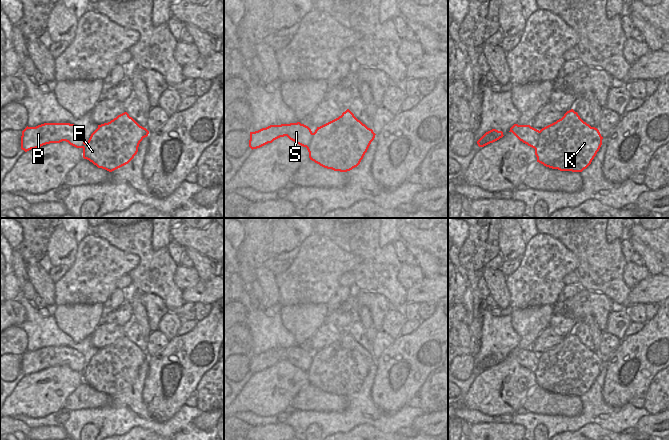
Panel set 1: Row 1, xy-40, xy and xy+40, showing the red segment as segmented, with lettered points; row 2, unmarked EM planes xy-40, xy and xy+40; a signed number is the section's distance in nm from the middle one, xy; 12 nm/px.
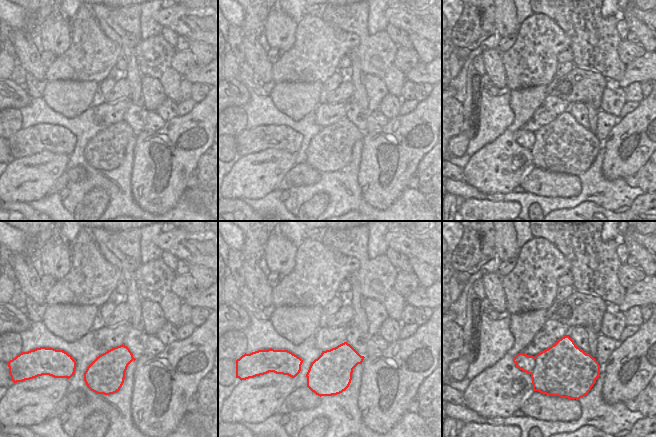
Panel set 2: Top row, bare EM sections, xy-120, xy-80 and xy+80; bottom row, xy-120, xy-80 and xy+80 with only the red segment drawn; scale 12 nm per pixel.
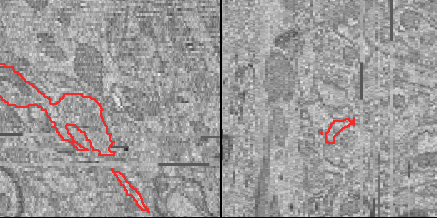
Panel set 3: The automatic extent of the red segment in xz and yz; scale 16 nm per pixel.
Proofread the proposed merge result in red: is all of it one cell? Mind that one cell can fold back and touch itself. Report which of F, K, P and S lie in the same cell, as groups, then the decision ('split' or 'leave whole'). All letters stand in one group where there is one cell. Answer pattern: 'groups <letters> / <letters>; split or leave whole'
groups F K P S; leave whole

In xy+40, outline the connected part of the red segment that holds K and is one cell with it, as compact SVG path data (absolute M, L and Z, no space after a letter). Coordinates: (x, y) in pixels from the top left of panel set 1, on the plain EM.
M573 333L540 355L530 349L514 348L510 355L535 373L537 386L560 395L582 396L602 369L599 354L584 346Z

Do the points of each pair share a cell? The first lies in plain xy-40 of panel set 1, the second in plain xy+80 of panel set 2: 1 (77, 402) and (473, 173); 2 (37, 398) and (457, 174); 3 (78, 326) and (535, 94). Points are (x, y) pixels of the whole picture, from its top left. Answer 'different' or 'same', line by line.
1: different
2: different
3: same

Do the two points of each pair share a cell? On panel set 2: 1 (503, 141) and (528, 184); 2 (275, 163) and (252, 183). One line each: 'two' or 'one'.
1: two
2: one

